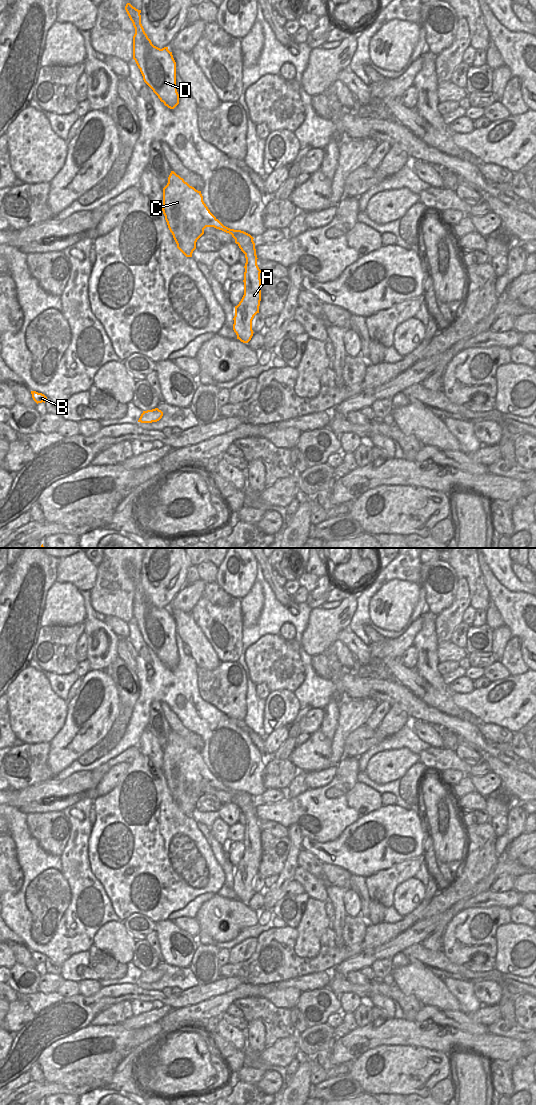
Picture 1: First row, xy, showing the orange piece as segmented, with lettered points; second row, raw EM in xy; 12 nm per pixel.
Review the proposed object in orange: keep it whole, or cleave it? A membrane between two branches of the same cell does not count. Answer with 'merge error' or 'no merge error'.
no merge error

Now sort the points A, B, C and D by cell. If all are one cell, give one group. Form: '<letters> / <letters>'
A B C D

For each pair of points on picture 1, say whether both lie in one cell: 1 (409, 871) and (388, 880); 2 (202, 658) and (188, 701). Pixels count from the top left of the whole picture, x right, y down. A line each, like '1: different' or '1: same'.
1: same
2: different

